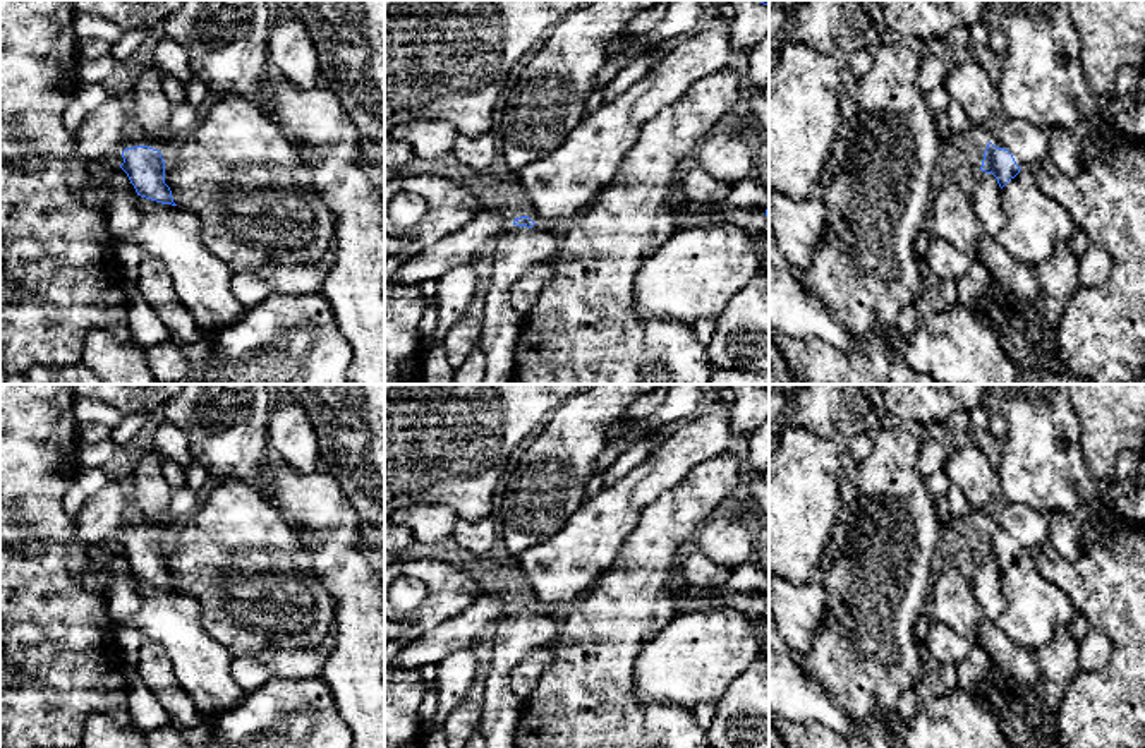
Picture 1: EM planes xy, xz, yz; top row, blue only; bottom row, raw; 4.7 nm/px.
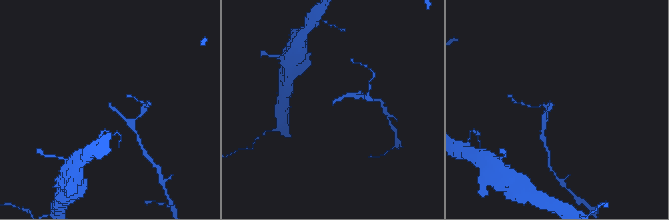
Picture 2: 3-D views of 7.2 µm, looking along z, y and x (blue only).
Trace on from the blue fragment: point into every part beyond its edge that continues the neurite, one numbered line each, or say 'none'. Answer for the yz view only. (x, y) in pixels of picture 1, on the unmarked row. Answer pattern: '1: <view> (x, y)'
1: yz (1030, 530)

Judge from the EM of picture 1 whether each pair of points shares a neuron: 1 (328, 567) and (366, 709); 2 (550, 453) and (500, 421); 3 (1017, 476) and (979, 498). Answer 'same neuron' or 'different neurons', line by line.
1: same neuron
2: different neurons
3: different neurons

